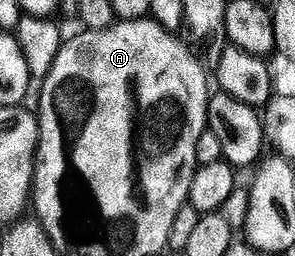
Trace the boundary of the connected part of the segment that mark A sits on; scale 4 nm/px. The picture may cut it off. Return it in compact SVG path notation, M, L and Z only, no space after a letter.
M147 17L145 19L131 19L129 21L118 21L115 22L114 26L104 29L103 31L87 31L80 37L76 37L75 40L68 40L63 42L60 53L56 57L56 61L52 65L51 71L54 72L54 79L66 79L66 75L86 75L86 79L94 79L94 87L98 89L98 115L94 115L94 123L84 123L81 128L82 136L78 139L78 144L72 147L72 167L82 174L84 182L90 186L89 194L93 199L102 199L102 207L106 207L106 211L110 211L110 215L119 215L123 212L130 212L130 215L134 215L134 211L138 211L140 205L134 203L133 198L133 187L130 187L132 181L132 173L130 168L134 165L134 158L129 154L129 127L130 127L130 85L132 83L144 83L144 99L176 99L178 103L182 103L182 107L186 107L184 111L188 113L188 123L184 125L184 133L182 133L182 141L178 143L178 151L176 151L176 171L180 171L176 175L176 197L174 197L174 191L164 191L164 197L160 198L162 202L162 219L166 219L166 227L171 230L175 230L176 225L170 222L170 219L177 224L180 217L175 215L174 211L178 212L179 215L183 214L184 208L187 206L188 198L190 195L190 185L194 180L194 172L198 170L199 165L196 161L196 141L200 141L200 137L205 131L208 130L208 124L206 121L206 114L208 113L208 105L210 104L210 96L212 94L212 88L206 84L206 75L208 75L207 68L203 67L197 54L185 42L184 44L178 40L179 36L172 31L165 31L160 24L155 23L153 18Z

